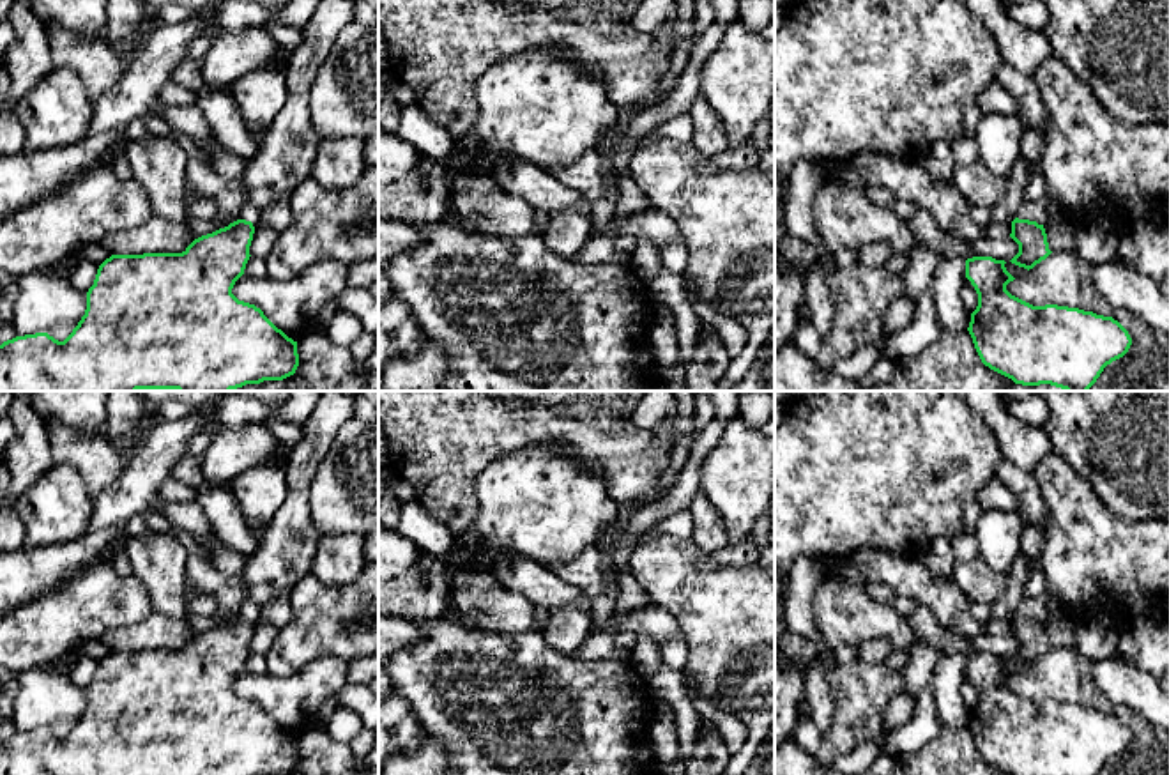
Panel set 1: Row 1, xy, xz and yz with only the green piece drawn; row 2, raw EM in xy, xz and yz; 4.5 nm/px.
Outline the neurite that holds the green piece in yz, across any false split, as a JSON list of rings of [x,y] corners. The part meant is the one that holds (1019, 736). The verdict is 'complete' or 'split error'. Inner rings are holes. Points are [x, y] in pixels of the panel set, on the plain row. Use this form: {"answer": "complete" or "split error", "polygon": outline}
{"answer": "complete", "polygon": [[[973,653],[966,656],[966,674],[978,690],[978,702],[971,710],[967,727],[985,763],[1008,775],[1098,775],[1107,761],[1128,748],[1132,734],[1112,713],[1058,701],[1033,702],[1012,692],[1006,681],[1015,674],[1006,667],[1005,660],[1005,656],[992,653]]]}

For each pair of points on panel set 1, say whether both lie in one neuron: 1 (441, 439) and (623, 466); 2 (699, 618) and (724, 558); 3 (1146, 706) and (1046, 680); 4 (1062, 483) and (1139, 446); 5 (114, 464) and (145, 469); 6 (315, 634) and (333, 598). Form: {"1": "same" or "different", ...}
{"1": "same", "2": "different", "3": "different", "4": "different", "5": "different", "6": "same"}

